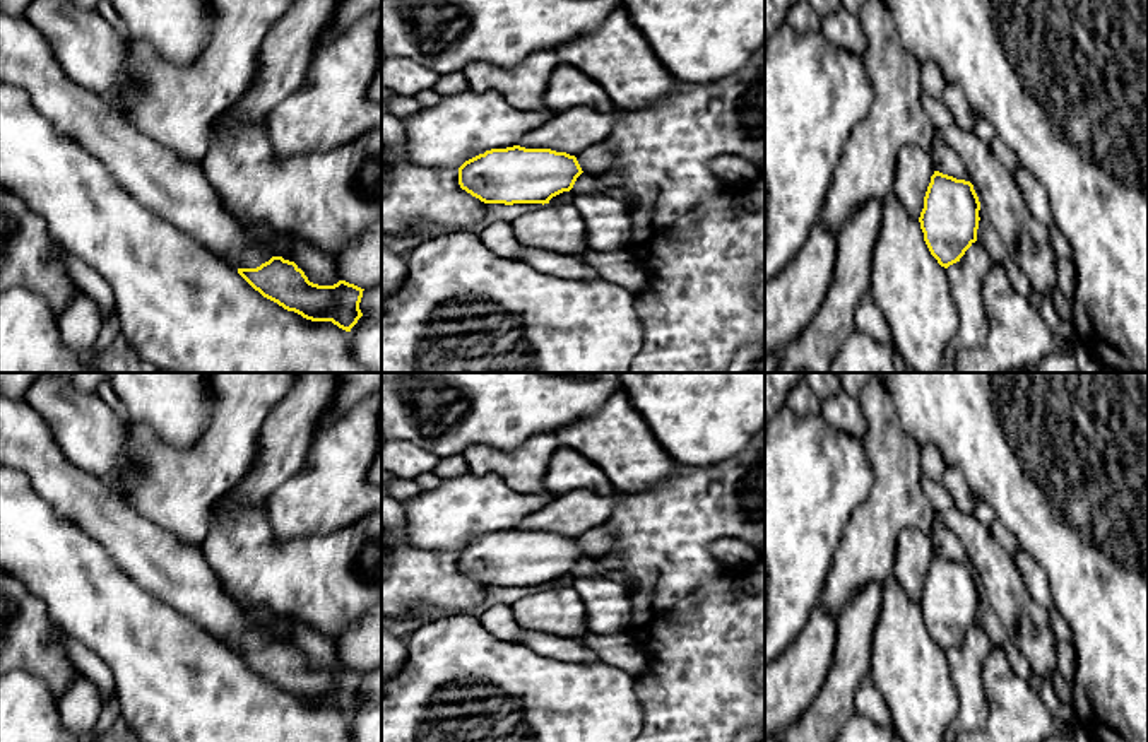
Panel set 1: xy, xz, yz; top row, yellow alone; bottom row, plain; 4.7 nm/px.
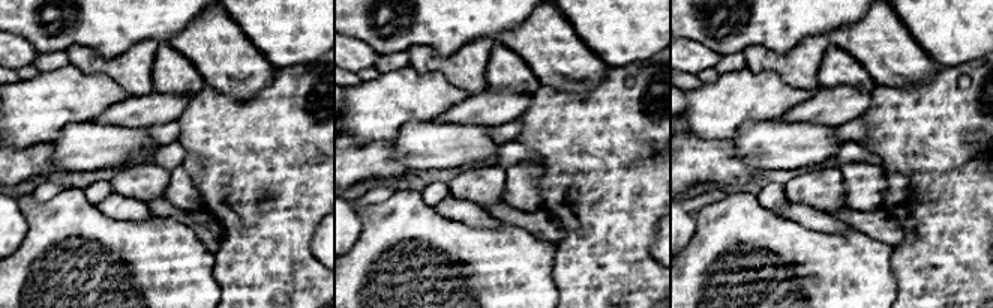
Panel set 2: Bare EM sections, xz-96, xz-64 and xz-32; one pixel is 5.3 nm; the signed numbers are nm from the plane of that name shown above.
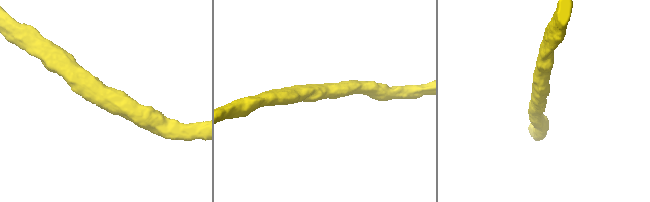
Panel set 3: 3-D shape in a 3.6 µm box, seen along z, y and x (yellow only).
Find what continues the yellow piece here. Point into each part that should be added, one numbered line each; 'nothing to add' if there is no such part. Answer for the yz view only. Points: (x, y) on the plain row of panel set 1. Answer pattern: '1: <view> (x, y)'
1: yz (914, 547)

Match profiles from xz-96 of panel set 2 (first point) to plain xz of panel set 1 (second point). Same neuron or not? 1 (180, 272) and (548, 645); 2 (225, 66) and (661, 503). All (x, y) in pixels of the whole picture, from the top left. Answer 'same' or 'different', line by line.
1: different
2: different

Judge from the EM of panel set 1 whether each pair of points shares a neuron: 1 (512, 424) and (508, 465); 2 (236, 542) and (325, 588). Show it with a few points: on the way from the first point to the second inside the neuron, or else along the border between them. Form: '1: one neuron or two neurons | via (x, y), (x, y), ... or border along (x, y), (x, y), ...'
1: two neurons | border along (546, 433), (536, 433), (508, 452), (471, 445)
2: one neuron | via (259, 565), (267, 571), (303, 577)

